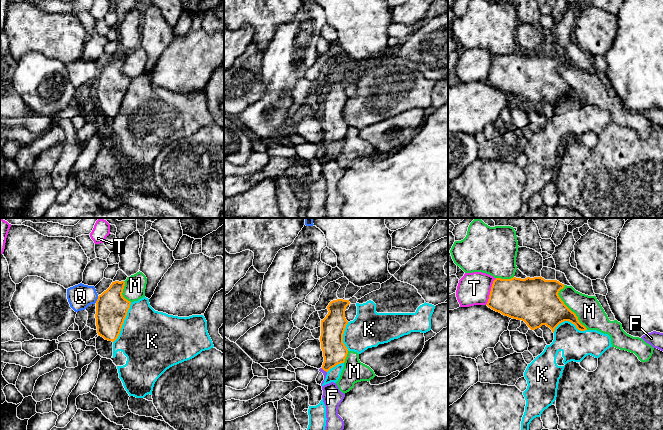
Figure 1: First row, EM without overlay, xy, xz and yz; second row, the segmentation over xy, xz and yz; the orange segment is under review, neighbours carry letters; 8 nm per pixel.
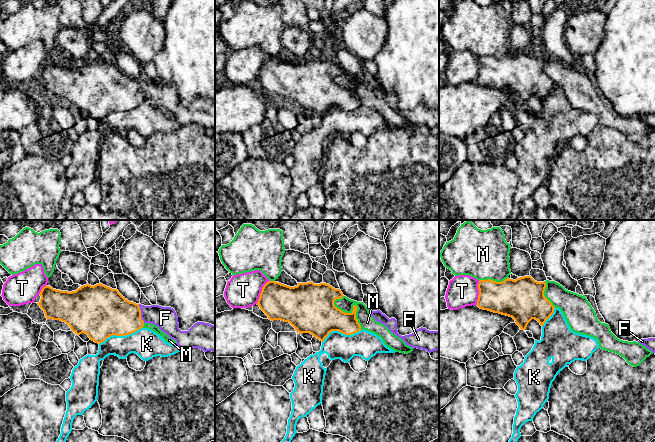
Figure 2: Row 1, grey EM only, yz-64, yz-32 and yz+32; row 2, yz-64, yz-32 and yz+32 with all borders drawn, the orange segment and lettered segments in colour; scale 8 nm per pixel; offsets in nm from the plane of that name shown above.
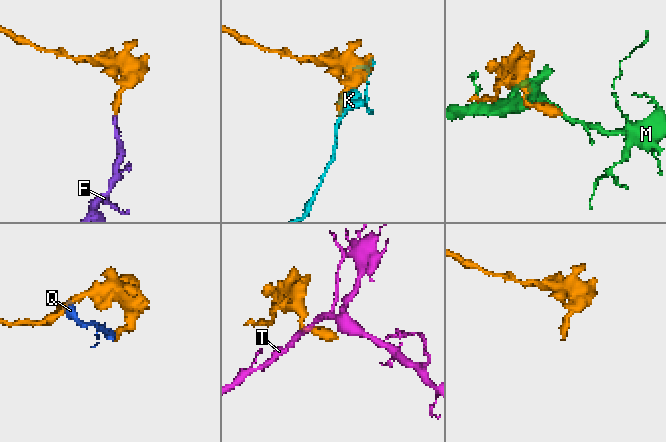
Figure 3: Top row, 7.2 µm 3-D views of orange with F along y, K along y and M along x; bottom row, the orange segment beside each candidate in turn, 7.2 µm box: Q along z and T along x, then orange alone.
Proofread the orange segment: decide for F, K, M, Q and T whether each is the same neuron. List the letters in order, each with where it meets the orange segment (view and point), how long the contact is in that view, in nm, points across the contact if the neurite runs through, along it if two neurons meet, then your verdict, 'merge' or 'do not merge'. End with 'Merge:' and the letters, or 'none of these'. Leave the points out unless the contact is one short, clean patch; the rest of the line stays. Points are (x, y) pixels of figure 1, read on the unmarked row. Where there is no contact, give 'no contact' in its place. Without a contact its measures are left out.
F: meets orange in xz at (324, 146); contact 60 nm long; runs through xz (335, 128), (324, 146), (321, 161), (332, 173); merge
K: meets orange in xy at (123, 98); contact 360 nm long; do not merge
M: meets orange in yz at (567, 83); contact 400 nm long; do not merge
Q: meets orange in xy at (97, 75); contact 60 nm long; border along xy (98, 72), (95, 78); do not merge
T: meets orange in yz at (490, 67); contact 240 nm long; do not merge
Merge: F

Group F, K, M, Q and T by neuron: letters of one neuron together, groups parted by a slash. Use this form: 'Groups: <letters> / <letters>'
Groups: F / K / M / Q / T

